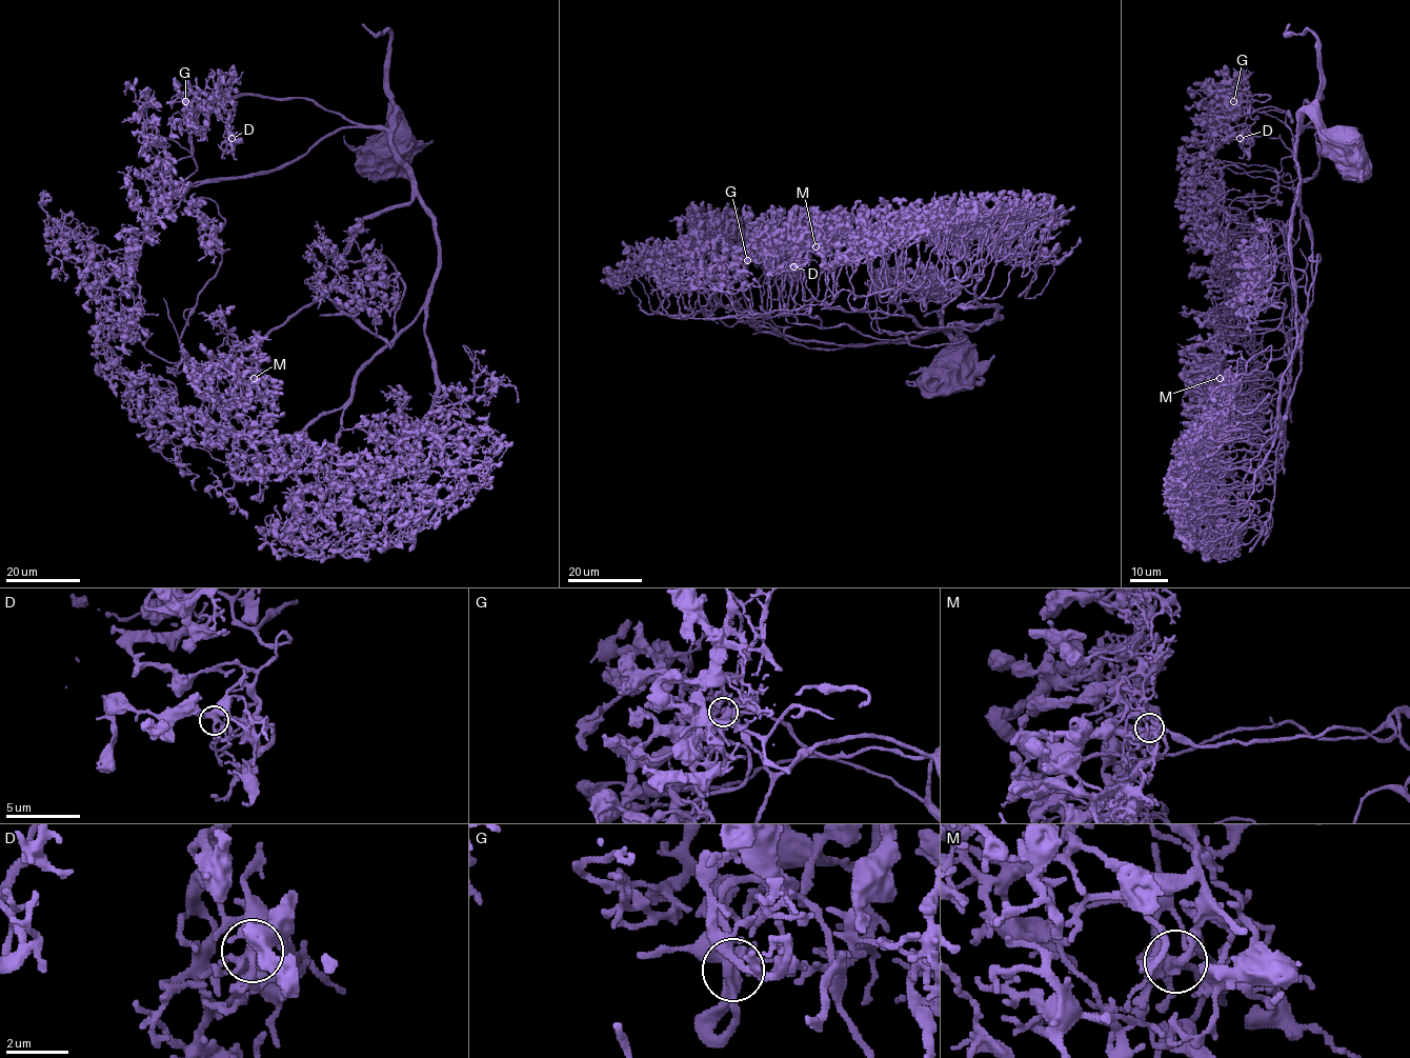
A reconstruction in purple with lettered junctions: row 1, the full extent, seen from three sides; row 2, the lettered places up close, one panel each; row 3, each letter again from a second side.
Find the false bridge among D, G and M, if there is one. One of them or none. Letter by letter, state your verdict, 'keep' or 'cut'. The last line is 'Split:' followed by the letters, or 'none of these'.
D: keep
G: keep
M: keep
Split: none of these

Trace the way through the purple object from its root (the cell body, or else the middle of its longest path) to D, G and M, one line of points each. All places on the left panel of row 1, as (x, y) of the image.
D: (393, 150), (383, 138), (397, 116), (370, 127), (305, 99), (200, 101), (202, 136), (205, 106), (232, 138)
G: (393, 150), (397, 116), (370, 127), (239, 95), (198, 102), (202, 136), (202, 102), (185, 101)
M: (393, 150), (383, 138), (397, 116), (390, 152), (411, 200), (359, 224), (329, 290), (262, 342), (255, 378)

